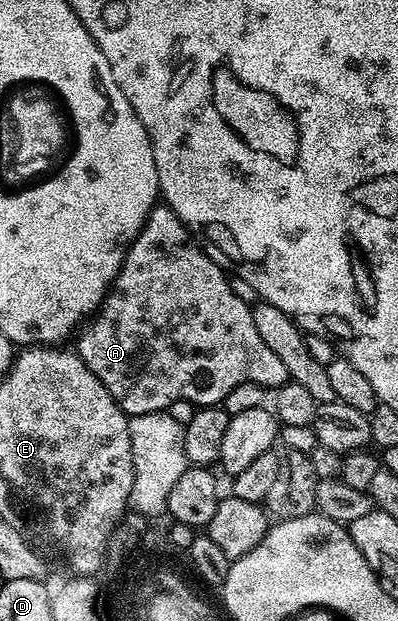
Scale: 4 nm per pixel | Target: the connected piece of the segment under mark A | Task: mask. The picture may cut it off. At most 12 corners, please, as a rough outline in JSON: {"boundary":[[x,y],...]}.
{"boundary":[[156,203],[74,351],[128,417],[285,362]]}

